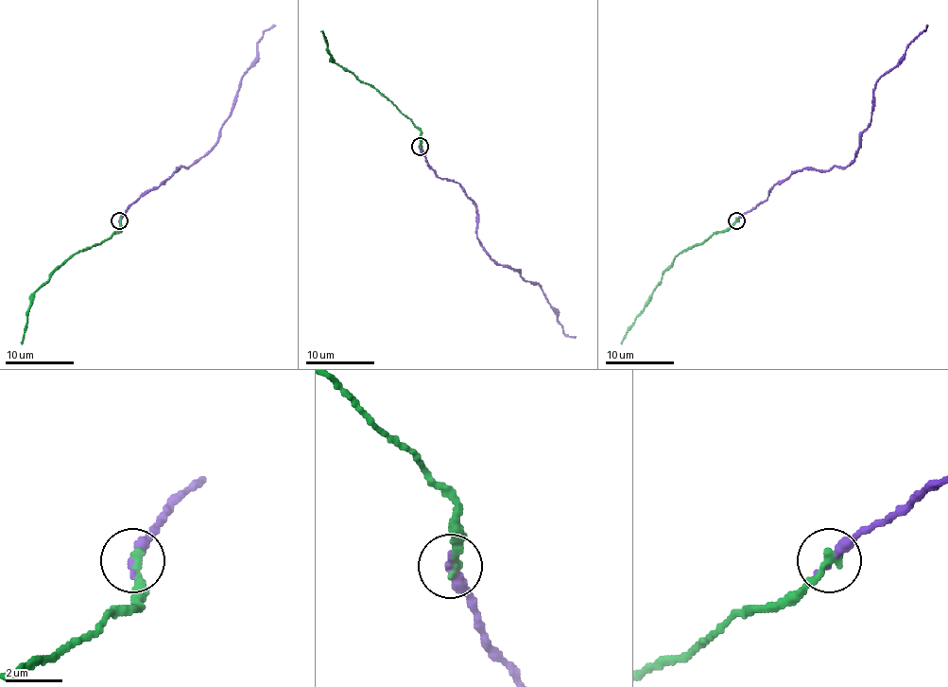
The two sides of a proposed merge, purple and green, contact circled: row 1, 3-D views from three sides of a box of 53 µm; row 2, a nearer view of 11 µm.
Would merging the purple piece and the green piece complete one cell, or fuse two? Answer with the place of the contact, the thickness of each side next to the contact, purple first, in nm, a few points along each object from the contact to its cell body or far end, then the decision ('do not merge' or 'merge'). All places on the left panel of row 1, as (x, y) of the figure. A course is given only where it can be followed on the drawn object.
(119, 220) | 400/360 nm | purple via (120, 220), (139, 198), (181, 166), (188, 167), (217, 140), (240, 81), (257, 58), (257, 42), (276, 25) | green via (120, 220), (120, 231), (108, 239), (78, 250), (34, 292), (22, 344) | merge

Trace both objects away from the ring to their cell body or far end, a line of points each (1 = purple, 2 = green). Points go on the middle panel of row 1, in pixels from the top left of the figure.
1: (420, 147), (434, 172), (454, 180), (473, 202), (476, 237), (489, 255), (540, 286), (562, 330), (576, 338)
2: (420, 147), (420, 130), (378, 92), (334, 61), (322, 31)

